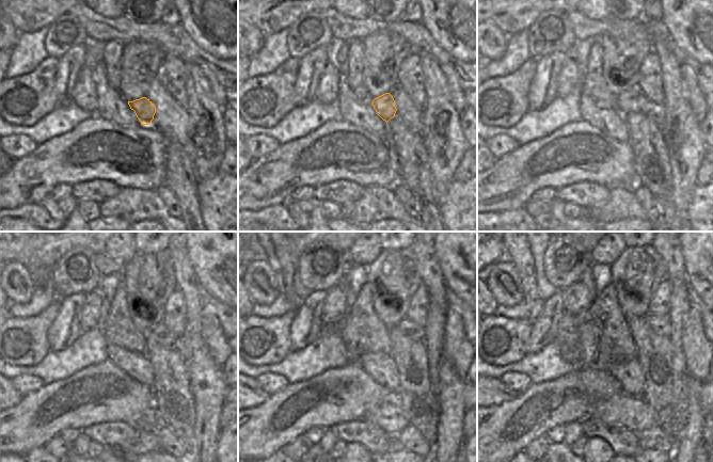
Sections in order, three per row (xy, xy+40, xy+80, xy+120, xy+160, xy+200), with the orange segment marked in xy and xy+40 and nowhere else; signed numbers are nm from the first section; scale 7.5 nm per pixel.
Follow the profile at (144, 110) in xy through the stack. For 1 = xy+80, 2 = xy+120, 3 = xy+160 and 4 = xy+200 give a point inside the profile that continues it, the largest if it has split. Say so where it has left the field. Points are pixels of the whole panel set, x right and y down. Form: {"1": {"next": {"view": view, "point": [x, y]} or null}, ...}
{"1": {"next": {"view": "xy+80", "point": [632, 100]}}, "2": {"next": {"view": "xy+120", "point": [159, 335]}}, "3": {"next": {"view": "xy+160", "point": [416, 332]}}, "4": {"next": {"view": "xy+200", "point": [661, 325]}}}

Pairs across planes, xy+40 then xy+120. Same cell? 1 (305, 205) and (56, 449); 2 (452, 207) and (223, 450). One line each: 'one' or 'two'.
1: one
2: one

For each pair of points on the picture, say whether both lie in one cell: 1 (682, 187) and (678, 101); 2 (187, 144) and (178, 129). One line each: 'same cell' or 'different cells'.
1: same cell
2: same cell

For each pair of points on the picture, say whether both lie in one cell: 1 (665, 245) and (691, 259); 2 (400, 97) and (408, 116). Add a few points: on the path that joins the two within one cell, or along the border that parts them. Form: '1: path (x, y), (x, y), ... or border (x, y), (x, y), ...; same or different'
1: border (678, 242), (681, 249), (685, 277); different
2: path (402, 101), (408, 112); same

